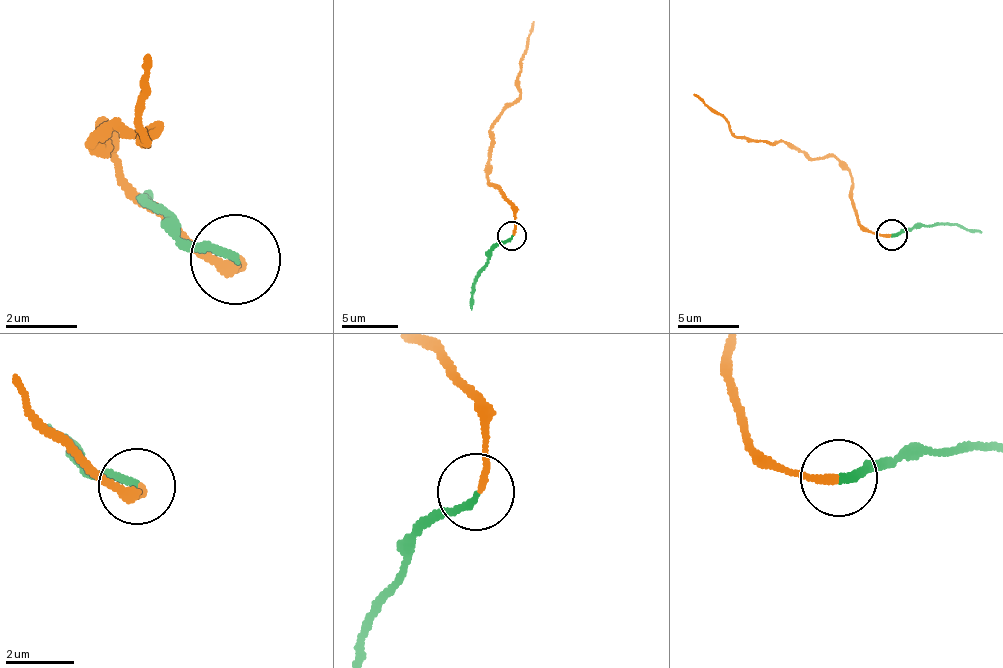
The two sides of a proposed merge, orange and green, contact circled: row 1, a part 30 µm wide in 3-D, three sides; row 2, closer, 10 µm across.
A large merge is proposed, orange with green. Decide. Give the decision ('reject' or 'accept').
accept

